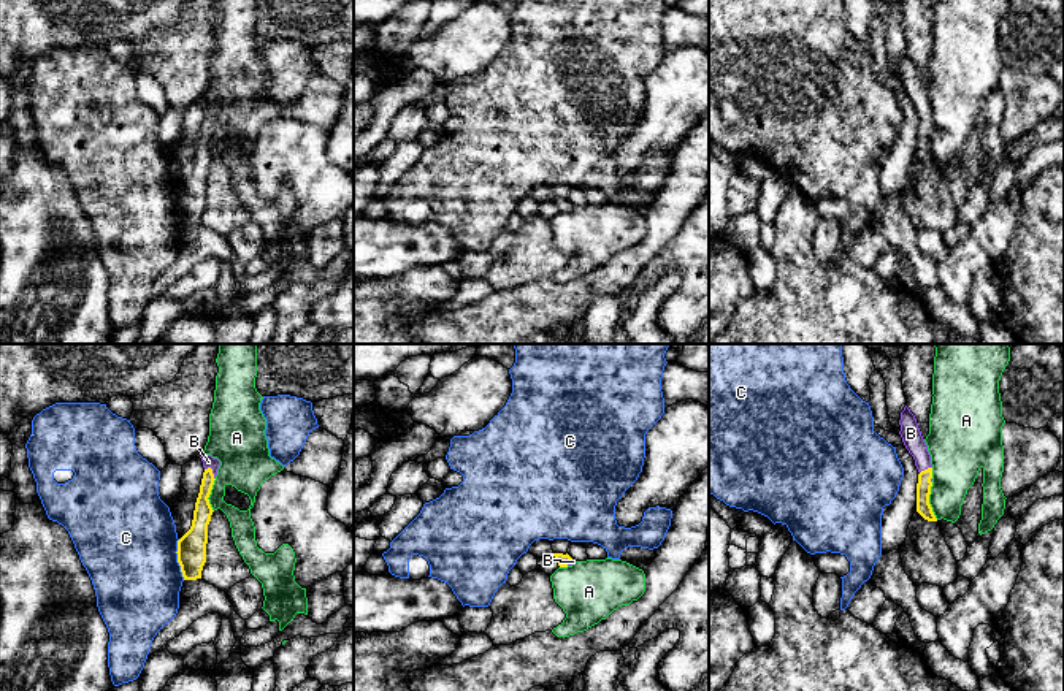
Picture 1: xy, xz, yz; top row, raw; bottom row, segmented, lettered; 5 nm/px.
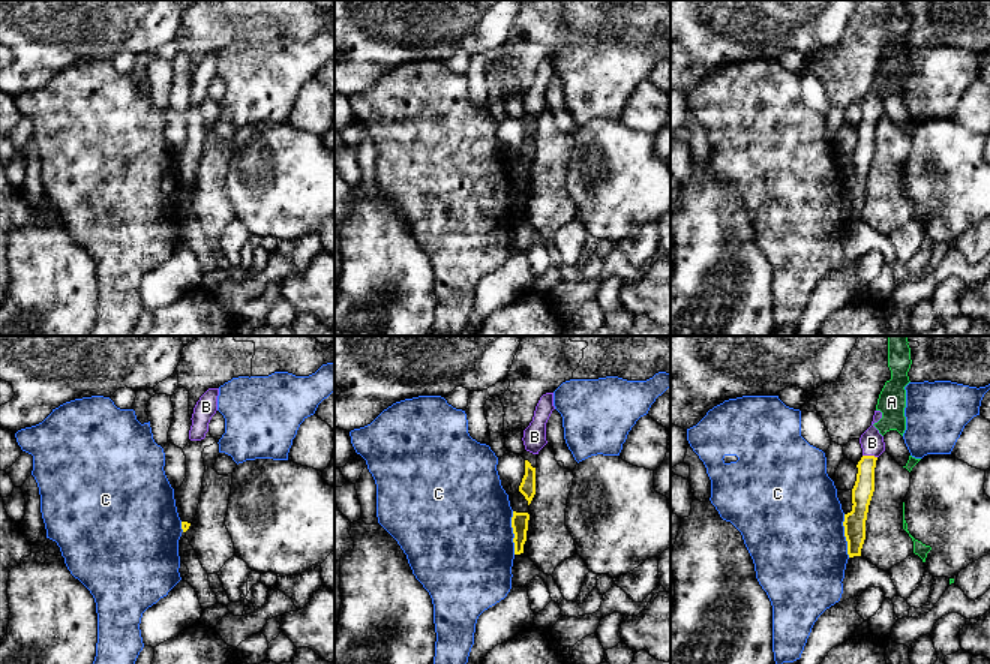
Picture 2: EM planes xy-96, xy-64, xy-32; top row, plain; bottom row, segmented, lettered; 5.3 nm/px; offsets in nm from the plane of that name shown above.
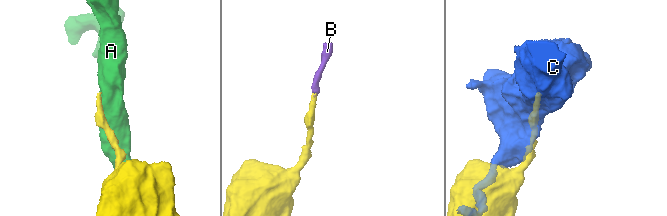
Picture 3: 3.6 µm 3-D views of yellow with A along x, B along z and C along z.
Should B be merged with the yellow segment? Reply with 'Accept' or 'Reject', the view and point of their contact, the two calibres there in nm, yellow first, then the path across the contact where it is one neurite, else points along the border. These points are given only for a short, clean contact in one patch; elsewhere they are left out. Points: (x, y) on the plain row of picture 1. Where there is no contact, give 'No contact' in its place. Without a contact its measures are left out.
Accept. Touches yellow at xy (211, 116). Thickness 100 nm (yellow) against 60 nm. Path across: xy (202, 160), (202, 143), (211, 116), (208, 106)

